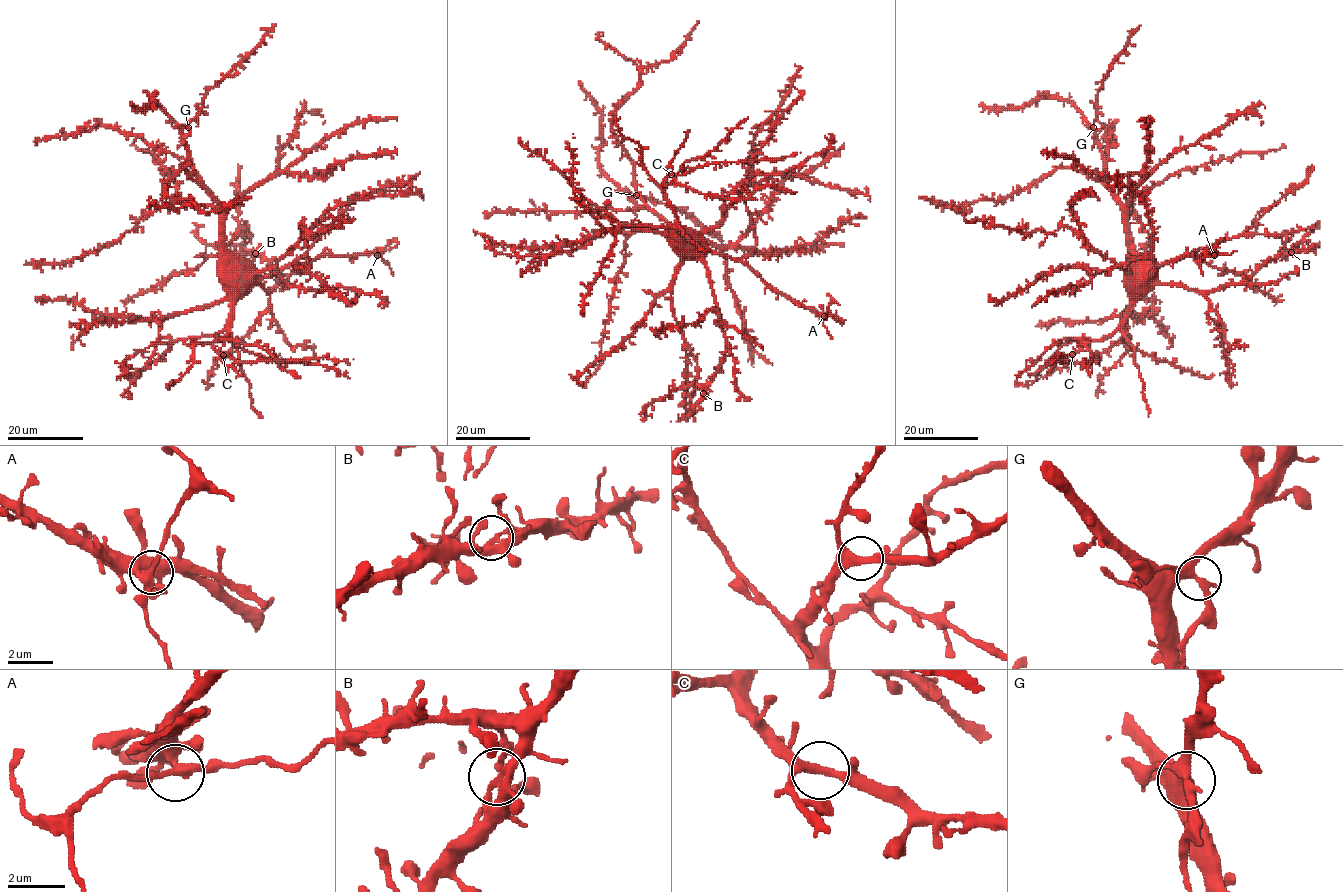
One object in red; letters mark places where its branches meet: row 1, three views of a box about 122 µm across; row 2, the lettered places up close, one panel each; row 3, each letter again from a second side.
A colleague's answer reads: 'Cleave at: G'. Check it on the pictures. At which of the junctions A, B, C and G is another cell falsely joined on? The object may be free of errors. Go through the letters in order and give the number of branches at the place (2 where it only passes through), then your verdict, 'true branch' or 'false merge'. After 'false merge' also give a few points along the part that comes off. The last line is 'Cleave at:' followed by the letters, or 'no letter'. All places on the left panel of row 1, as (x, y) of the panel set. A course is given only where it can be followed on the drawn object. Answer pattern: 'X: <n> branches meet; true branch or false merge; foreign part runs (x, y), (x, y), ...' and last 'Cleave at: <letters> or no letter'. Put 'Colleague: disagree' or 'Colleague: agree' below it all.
A: 3 branches meet; true branch
B: 3 branches meet; true branch
C: 3 branches meet; true branch
G: 3 branches meet; false merge; foreign part runs (188, 127), (185, 141), (177, 148)
Cleave at: G
Colleague: agree

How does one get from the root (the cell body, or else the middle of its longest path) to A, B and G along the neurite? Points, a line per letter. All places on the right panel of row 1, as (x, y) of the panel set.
A: (1131, 272), (1128, 270), (1141, 270), (1149, 275), (1158, 265), (1184, 255), (1214, 255)
B: (1131, 272), (1128, 270), (1136, 270), (1149, 279), (1186, 289), (1213, 291), (1242, 283), (1267, 262), (1291, 252)
G: (1131, 272), (1128, 270), (1128, 241), (1122, 205), (1109, 187), (1106, 165), (1102, 159), (1102, 149), (1093, 127)

